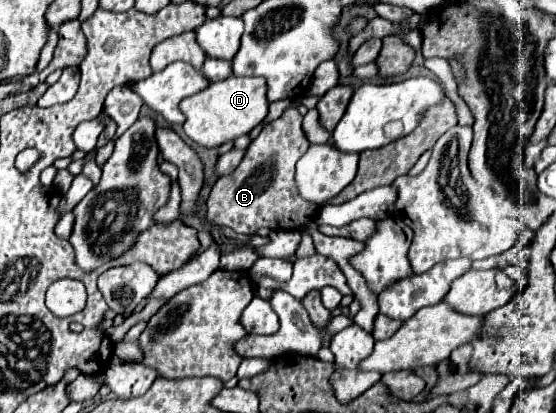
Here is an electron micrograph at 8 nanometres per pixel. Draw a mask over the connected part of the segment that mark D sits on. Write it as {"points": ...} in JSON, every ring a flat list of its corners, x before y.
{"points":[[230,76,220,82,212,82,206,90,182,100,180,108,186,116,184,132,196,144,204,148,216,148,228,140,248,134,268,114,266,80,256,76]]}

